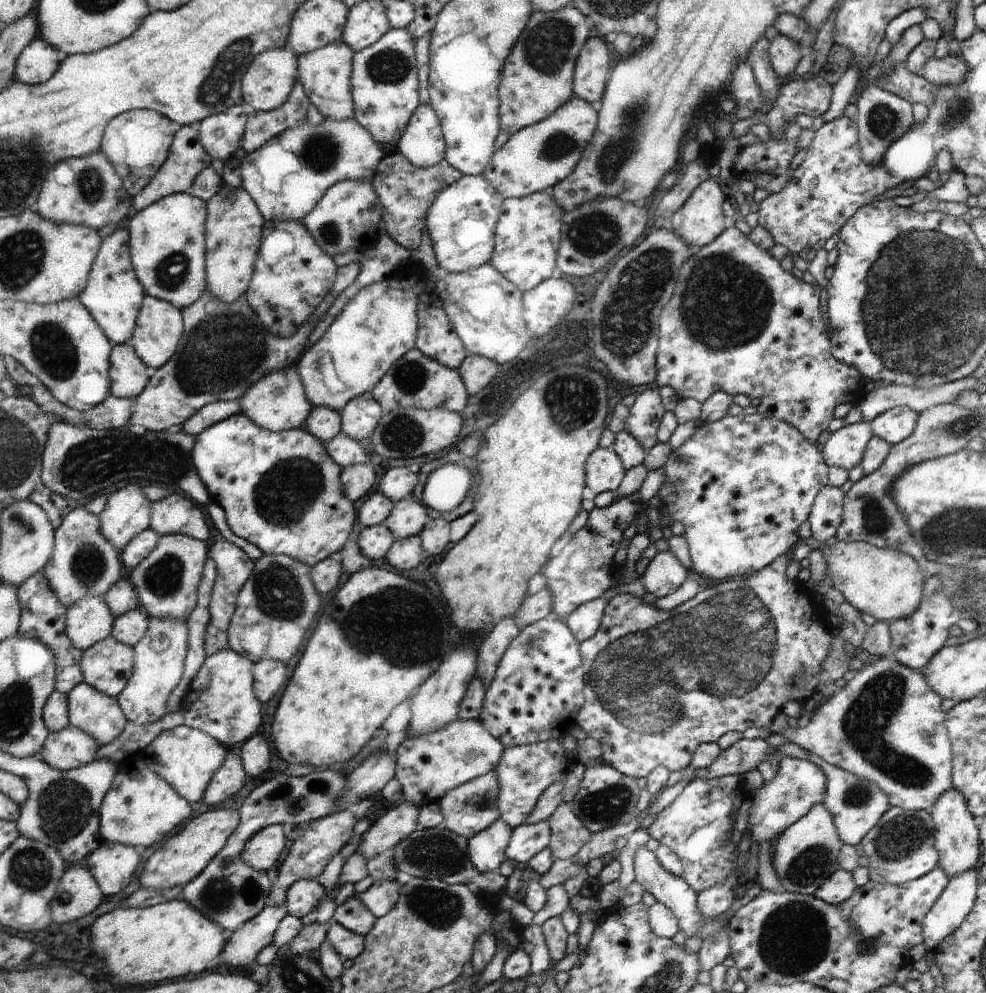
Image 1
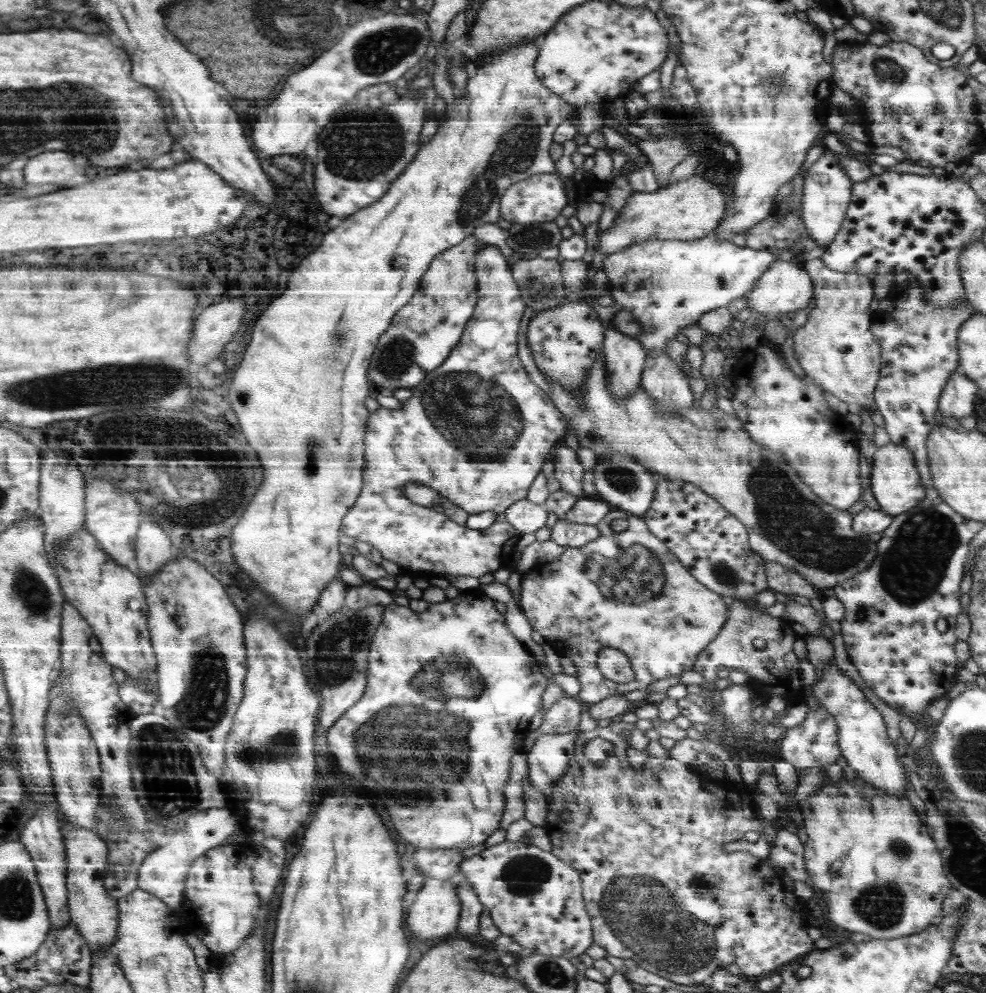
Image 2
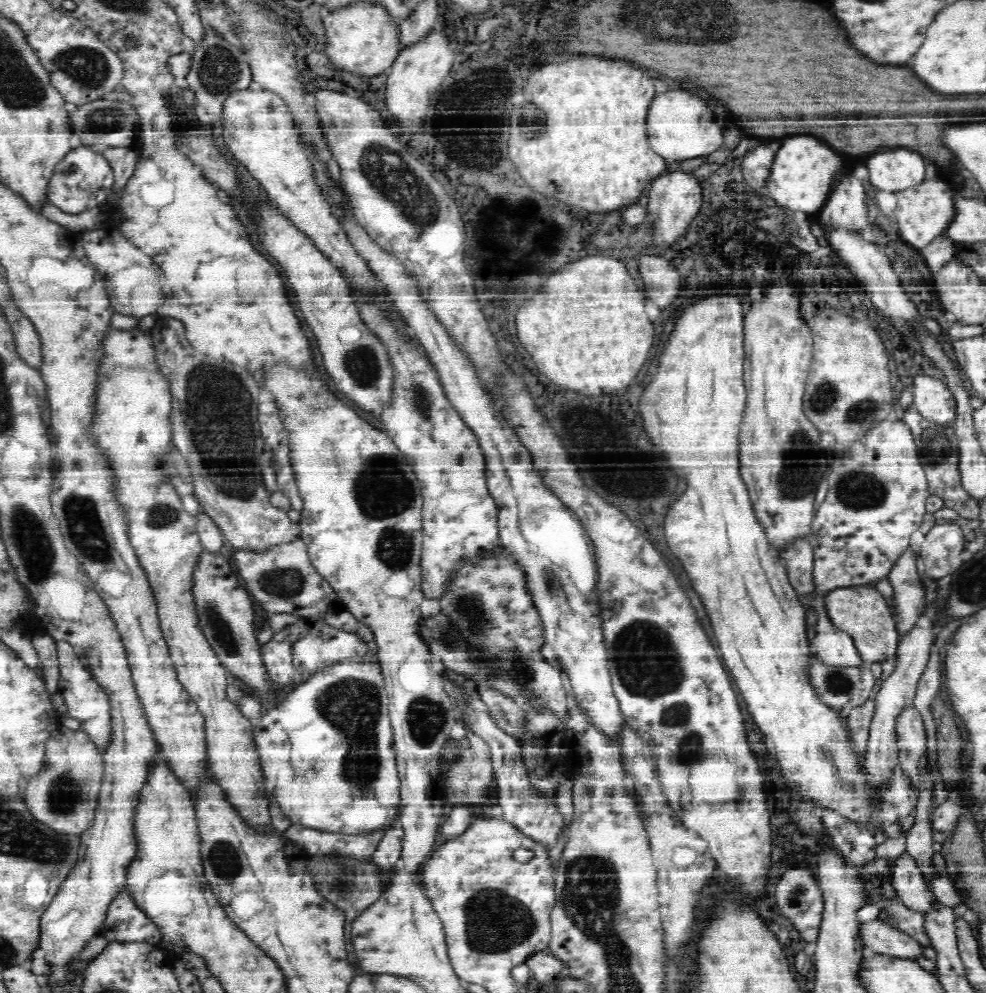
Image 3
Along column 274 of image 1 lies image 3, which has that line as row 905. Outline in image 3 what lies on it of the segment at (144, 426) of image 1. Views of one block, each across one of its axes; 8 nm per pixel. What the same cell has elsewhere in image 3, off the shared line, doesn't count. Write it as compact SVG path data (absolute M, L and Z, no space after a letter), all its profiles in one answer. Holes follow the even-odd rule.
M318 852L314 856L308 856L304 866L308 870L308 876L314 878L318 896L324 898L328 904L332 904L334 908L338 908L344 914L346 926L348 926L346 928L346 950L354 952L354 944L350 942L352 940L352 922L384 896L384 890L390 886L388 868L382 868L380 864L376 864L376 860L372 856L356 858L352 854L330 854L330 852Z

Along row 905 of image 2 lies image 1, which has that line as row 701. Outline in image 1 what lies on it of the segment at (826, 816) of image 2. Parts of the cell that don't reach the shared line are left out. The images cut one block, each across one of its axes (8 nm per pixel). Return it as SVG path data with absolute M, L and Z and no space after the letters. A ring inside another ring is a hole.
M885 656L885 658L881 658L881 660L877 660L877 662L869 664L869 666L865 666L843 688L839 688L823 706L819 706L815 710L815 714L811 714L809 724L805 724L803 728L789 728L787 726L787 728L783 728L783 732L779 730L779 736L783 736L785 740L793 742L793 746L799 746L813 760L823 760L823 762L827 762L827 764L831 764L835 768L841 768L841 770L845 770L845 772L849 772L849 774L853 774L857 778L869 780L871 784L875 784L881 790L883 796L887 796L891 808L903 808L903 810L911 810L911 812L931 812L931 808L935 806L935 802L939 800L939 796L945 794L945 792L949 792L951 784L953 784L953 782L949 782L949 768L953 768L953 752L949 752L951 738L947 738L949 732L945 732L945 728L943 728L943 720L947 720L947 714L943 714L939 702L941 702L941 696L929 688L927 680L925 680L925 676L921 672L903 666L901 662L897 662L891 656Z

